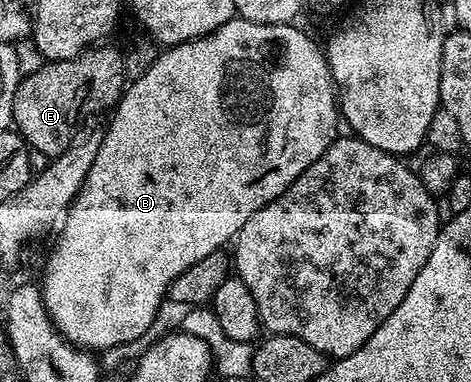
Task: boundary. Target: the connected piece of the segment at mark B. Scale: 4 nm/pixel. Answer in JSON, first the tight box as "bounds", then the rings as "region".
{"bounds":[41,19,341,351],"region":[[[233,19],[229,23],[222,25],[217,31],[213,31],[204,37],[199,37],[196,41],[186,41],[180,45],[164,48],[160,52],[159,58],[153,63],[153,67],[149,67],[149,71],[145,71],[145,75],[141,75],[141,79],[130,82],[124,88],[122,97],[119,98],[113,112],[110,114],[110,117],[112,117],[111,122],[107,125],[107,134],[105,132],[102,134],[97,159],[93,159],[93,167],[89,167],[89,175],[85,179],[83,189],[75,196],[75,200],[71,202],[70,209],[66,210],[65,216],[62,218],[61,226],[63,225],[63,230],[60,231],[59,238],[56,239],[55,246],[52,247],[51,254],[47,257],[47,266],[43,269],[43,281],[41,280],[43,306],[47,308],[47,314],[51,316],[52,323],[66,341],[71,342],[72,345],[78,348],[96,351],[95,349],[115,349],[118,345],[127,345],[130,341],[135,341],[138,337],[145,336],[147,328],[154,323],[155,316],[159,313],[159,304],[165,301],[167,297],[167,289],[173,283],[173,279],[177,279],[177,275],[181,275],[181,271],[193,267],[193,263],[201,263],[201,259],[205,259],[205,255],[220,252],[224,248],[223,244],[226,241],[227,244],[234,242],[235,237],[241,231],[241,227],[245,227],[245,223],[249,223],[251,216],[257,211],[261,211],[261,207],[273,203],[273,199],[277,199],[289,188],[329,148],[331,142],[336,140],[337,132],[335,133],[335,128],[341,125],[341,113],[337,108],[337,86],[331,79],[331,69],[327,65],[326,52],[320,46],[318,49],[301,30],[294,29],[295,27],[291,23],[286,25],[262,25],[256,21]]]}

